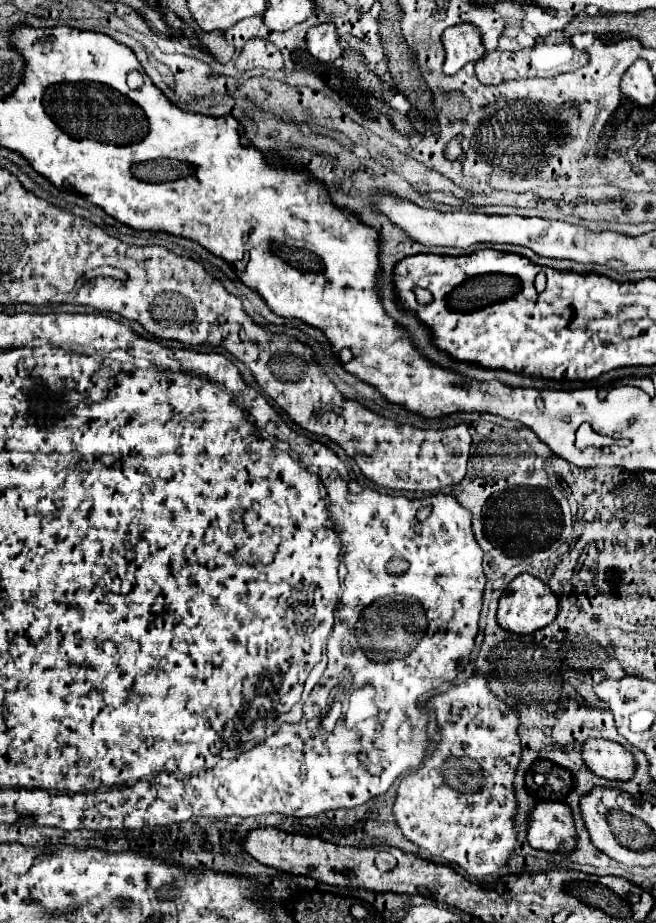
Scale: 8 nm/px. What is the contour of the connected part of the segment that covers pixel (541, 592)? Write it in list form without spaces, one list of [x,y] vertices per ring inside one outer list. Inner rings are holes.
[[[528,573],[518,575],[498,601],[498,625],[518,635],[528,635],[532,631],[546,627],[556,619],[556,615],[558,615],[558,597],[548,589],[548,585],[544,585],[538,577],[532,577]]]

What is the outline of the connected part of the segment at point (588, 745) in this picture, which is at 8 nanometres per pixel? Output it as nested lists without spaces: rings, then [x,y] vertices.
[[[586,739],[582,743],[582,761],[594,775],[612,781],[632,779],[636,765],[628,749],[608,739]]]

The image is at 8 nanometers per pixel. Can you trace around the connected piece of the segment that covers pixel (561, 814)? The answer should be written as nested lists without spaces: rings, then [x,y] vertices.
[[[540,801],[532,807],[528,819],[528,843],[534,849],[568,855],[576,847],[576,831],[570,807],[560,801]]]

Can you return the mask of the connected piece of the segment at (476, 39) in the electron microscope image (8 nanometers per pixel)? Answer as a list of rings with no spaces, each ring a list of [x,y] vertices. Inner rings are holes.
[[[470,23],[448,27],[442,35],[442,43],[446,49],[446,61],[444,61],[446,75],[454,75],[466,63],[476,63],[486,55],[480,31],[476,25]]]

